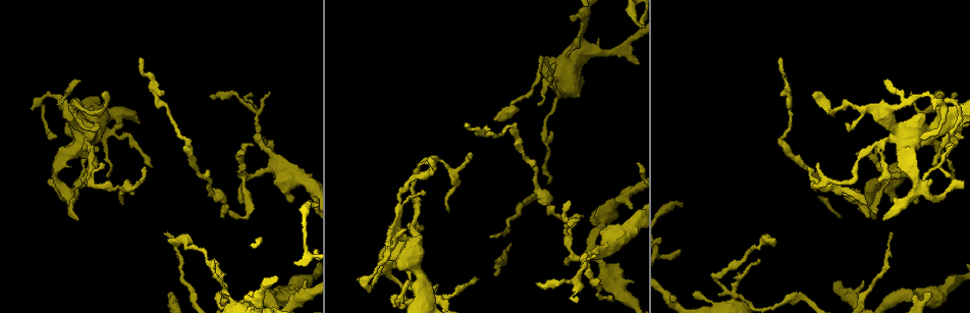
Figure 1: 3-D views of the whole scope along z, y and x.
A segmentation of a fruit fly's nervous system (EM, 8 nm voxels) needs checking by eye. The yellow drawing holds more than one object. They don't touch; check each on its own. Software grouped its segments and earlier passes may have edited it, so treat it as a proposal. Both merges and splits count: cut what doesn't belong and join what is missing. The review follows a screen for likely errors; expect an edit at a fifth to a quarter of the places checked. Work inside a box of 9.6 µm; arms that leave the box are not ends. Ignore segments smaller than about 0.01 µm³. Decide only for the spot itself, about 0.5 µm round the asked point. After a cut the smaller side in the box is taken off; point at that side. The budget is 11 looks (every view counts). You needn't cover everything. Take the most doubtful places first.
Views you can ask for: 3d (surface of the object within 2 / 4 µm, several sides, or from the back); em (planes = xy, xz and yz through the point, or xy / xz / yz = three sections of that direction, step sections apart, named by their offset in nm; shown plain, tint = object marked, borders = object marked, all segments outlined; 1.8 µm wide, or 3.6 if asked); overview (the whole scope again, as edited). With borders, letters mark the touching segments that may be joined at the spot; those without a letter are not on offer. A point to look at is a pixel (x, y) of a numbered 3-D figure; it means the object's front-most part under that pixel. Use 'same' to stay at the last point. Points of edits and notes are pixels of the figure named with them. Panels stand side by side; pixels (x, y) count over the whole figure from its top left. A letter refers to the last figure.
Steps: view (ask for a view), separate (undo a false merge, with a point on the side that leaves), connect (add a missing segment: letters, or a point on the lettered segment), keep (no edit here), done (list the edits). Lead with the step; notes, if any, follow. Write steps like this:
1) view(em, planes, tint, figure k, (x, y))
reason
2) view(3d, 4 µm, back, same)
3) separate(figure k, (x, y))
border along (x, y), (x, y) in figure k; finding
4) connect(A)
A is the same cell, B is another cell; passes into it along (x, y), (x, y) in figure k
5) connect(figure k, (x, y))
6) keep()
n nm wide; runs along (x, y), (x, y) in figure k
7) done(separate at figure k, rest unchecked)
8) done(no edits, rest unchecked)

view(3d, 4 µm, figure 1, (305, 279))
an open end

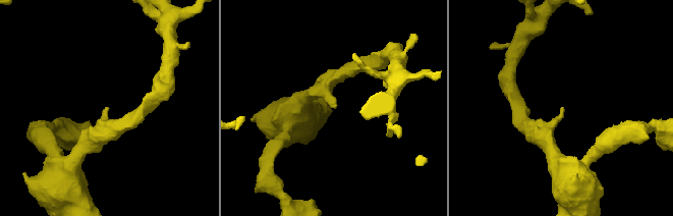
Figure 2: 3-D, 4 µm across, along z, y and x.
view(em, planes, borders, figure 2, (562, 109))
need the tissue

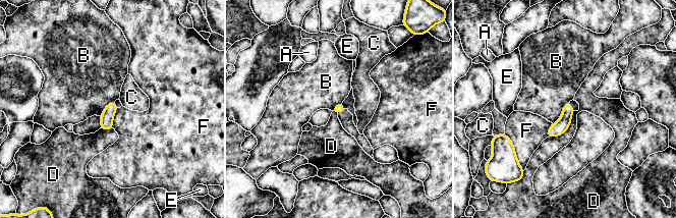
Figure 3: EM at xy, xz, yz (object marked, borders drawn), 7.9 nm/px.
keep()
D touches over 300 nm; A, B, C, D, E and F are other cells; border along (569, 101), (552, 123) in figure 3; no lettered segment goes on from it

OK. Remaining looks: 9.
view(3d, 2 µm, figure 1, (77, 189))
thin neck

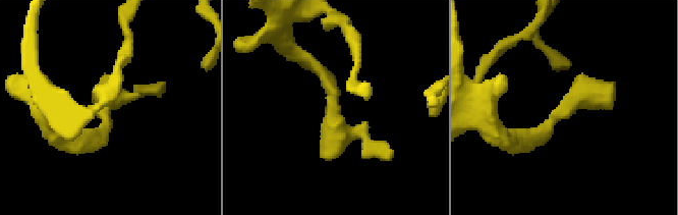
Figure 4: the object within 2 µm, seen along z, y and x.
view(em, xz, step 8, borders, figure 4, (106, 115))
now the EM

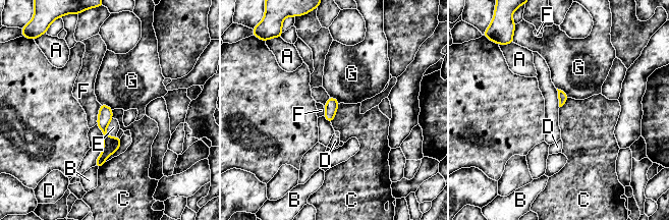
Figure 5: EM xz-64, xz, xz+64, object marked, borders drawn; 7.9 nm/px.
keep()
A, B, C, D, E, F and G are other cells; border along (340, 103), (331, 124) in figure 5; one neuron here

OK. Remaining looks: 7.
view(3d, 4 µm, figure 1, (105, 92))
free end

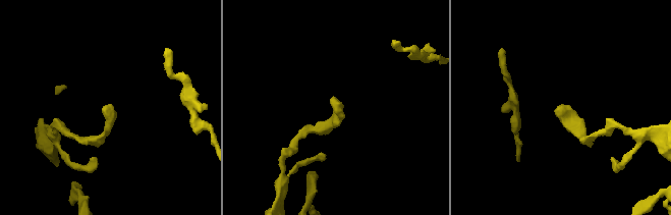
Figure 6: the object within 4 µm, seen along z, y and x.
view(em, xz, step 8, borders, figure 6, (561, 106))

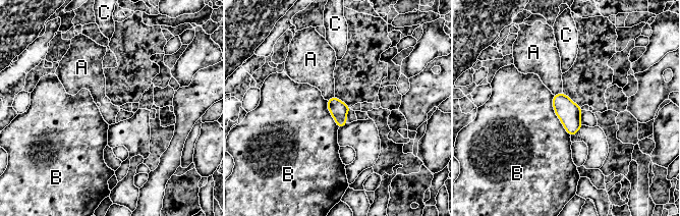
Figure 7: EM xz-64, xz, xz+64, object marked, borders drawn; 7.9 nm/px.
view(em, planes, borders, same)
another direction

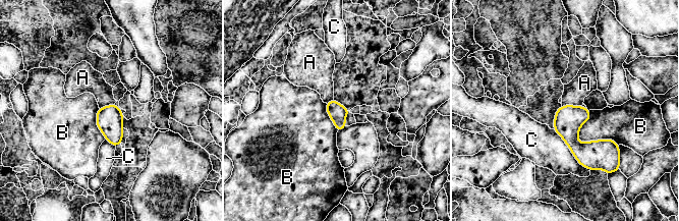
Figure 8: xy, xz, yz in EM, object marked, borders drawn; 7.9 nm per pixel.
keep()
A, B and C are other cells; border along (581, 104), (562, 106) in figure 8; no lettered segment goes on from it

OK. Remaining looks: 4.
view(em, planes, borders, figure 1, (612, 299))
thin end

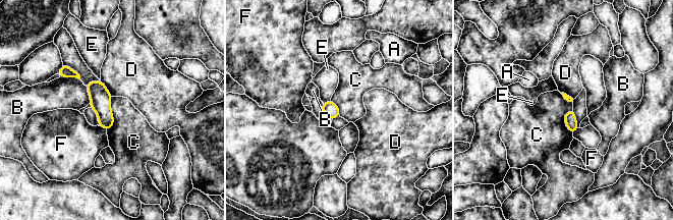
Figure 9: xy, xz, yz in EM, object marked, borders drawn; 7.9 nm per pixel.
keep()
A, B, C, D, E and F are other cells; border along (112, 97), (113, 125), (107, 130) in figure 9; no lettered segment goes on from it

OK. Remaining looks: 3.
view(3d, 4 µm, figure 1, (82, 181))
branch stops here

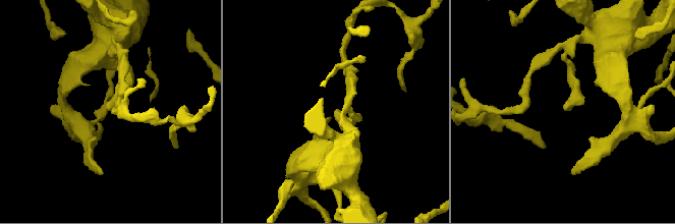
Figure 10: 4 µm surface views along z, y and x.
view(em, yz, step 8, borders, figure 10, (564, 109))

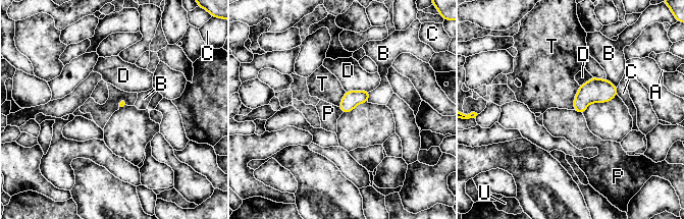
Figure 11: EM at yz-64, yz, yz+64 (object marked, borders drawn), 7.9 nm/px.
keep()
70 nm wide; A, B, C, D, P, T and U are other cells; border along (573, 110), (582, 114) in figure 11; none of them fits

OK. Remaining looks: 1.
done(no edits, rest unchecked)

